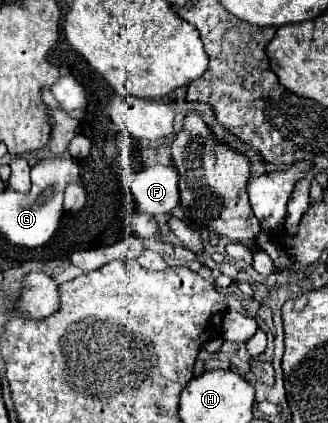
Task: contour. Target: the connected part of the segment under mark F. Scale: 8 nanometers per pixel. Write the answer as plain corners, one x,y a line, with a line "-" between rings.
152,166
140,172
132,172
124,178
128,192
134,198
134,206
150,216
172,212
178,198
178,174
172,166

